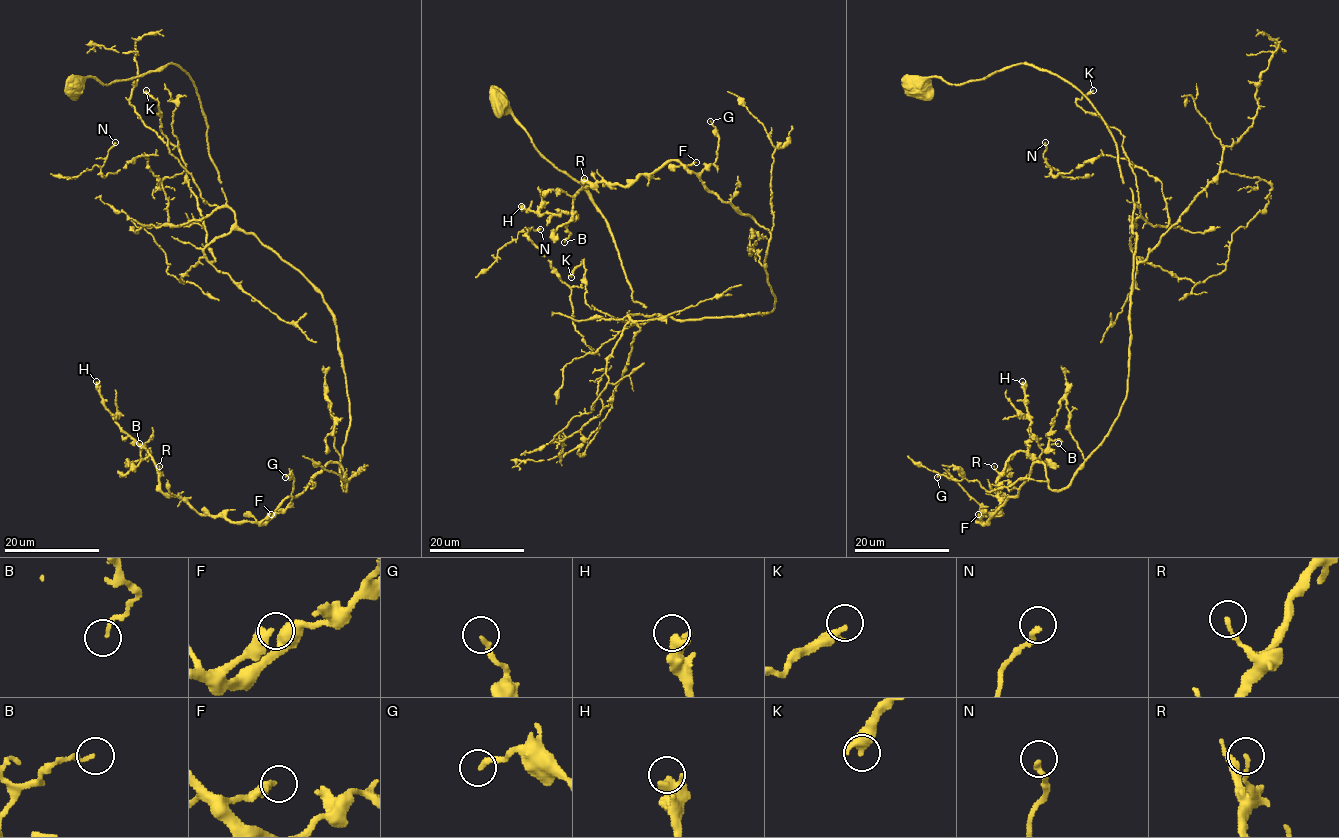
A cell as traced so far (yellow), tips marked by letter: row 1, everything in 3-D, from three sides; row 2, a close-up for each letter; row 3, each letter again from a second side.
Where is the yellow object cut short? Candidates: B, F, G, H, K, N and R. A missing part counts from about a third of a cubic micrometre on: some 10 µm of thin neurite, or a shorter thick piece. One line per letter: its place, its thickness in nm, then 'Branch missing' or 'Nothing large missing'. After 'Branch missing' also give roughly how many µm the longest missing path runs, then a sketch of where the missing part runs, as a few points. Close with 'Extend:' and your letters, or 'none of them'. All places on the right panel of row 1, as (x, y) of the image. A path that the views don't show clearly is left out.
B: Place: (1058, 443). Thickness 140 nm. Nothing large missing
F: Place: (978, 514). Thickness 400 nm. Nothing large missing
G: Place: (937, 477). Thickness 220 nm. Nothing large missing
H: Place: (1022, 381). Thickness 600 nm. Nothing large missing
K: Place: (1093, 90). Thickness 380 nm. Nothing large missing
N: Place: (1045, 142). Thickness 200 nm. Nothing large missing
R: Place: (994, 466). Thickness 160 nm. Nothing large missing
Extend: none of them

